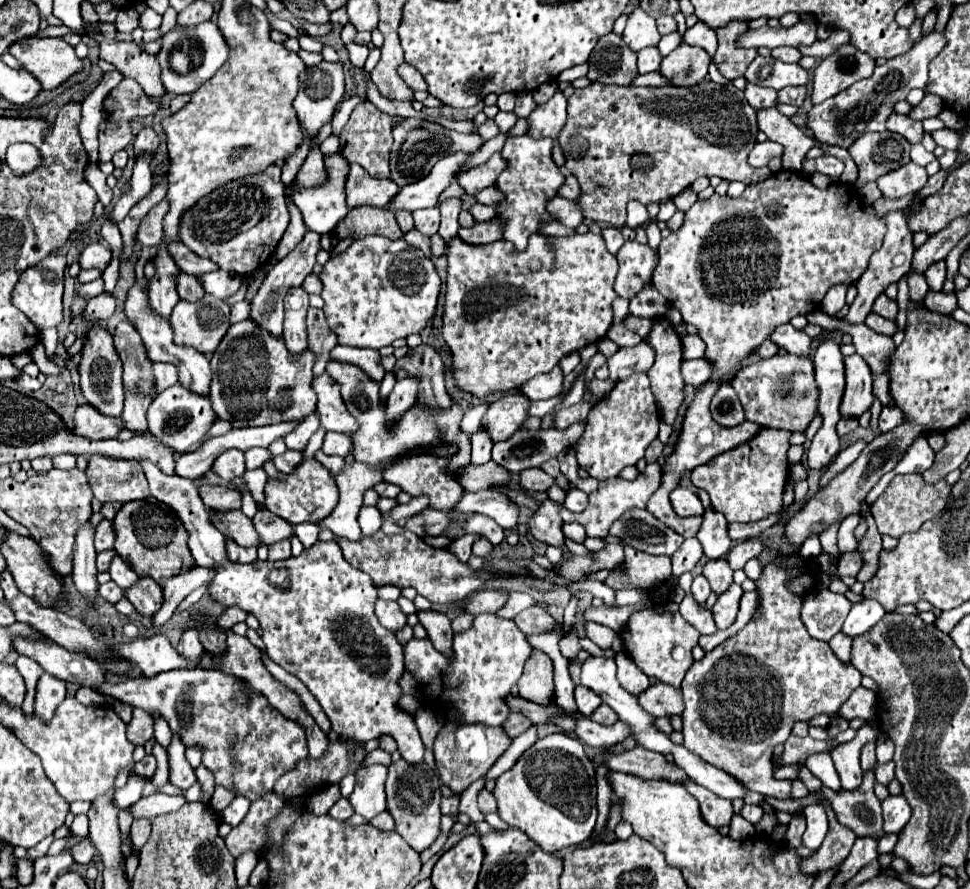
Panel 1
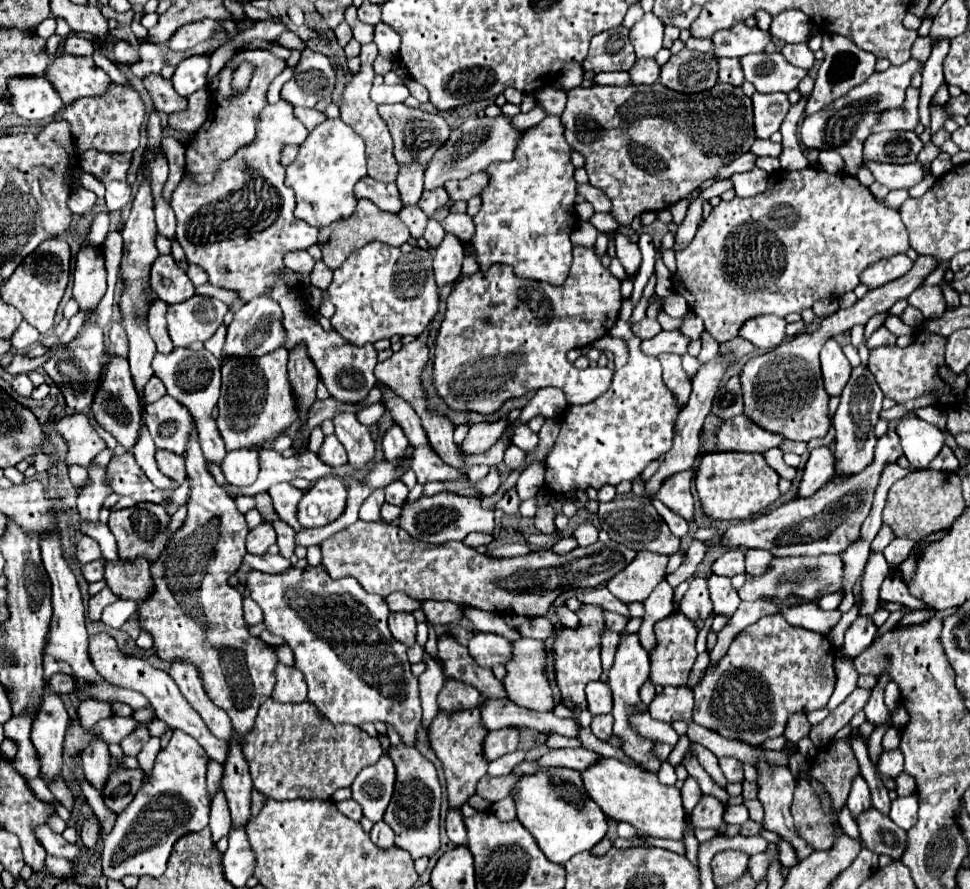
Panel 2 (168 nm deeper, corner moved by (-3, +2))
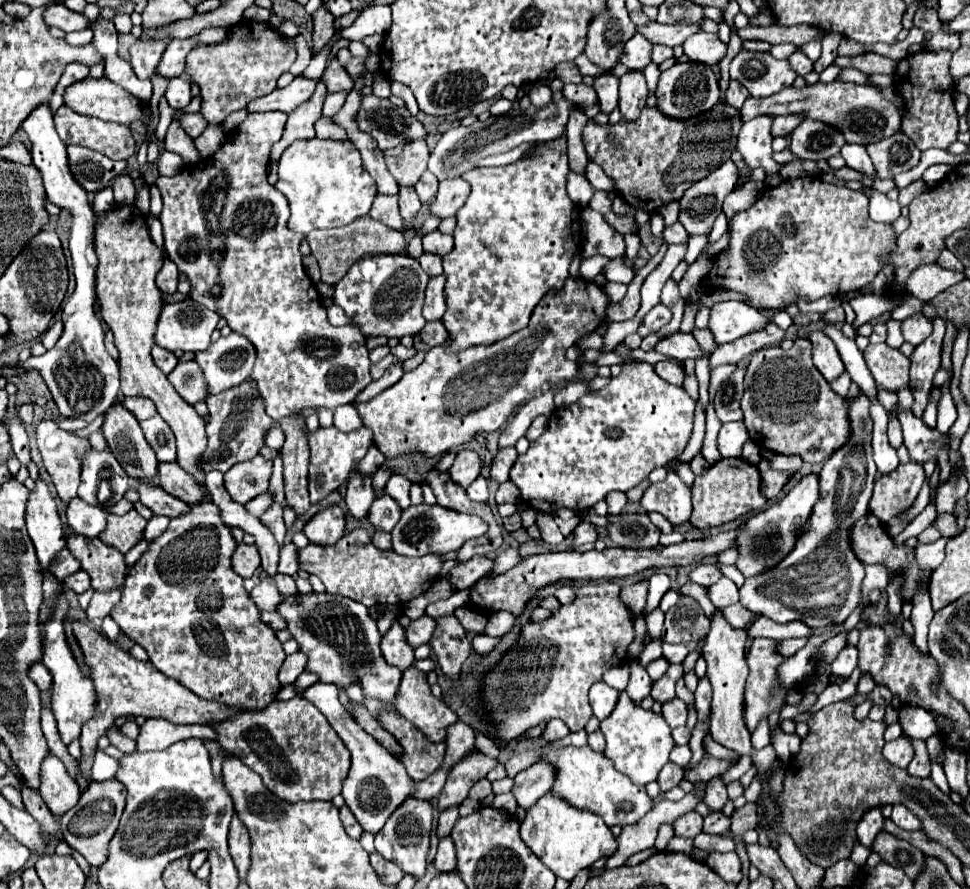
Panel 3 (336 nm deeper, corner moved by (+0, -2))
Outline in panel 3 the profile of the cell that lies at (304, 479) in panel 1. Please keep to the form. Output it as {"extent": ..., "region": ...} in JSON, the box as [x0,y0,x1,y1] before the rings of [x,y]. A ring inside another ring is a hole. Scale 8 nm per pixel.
{"extent":[303,505,345,545],"region":[[[329,505],[317,515],[313,515],[307,523],[303,533],[311,543],[319,545],[333,545],[345,533],[345,513],[339,505]]]}

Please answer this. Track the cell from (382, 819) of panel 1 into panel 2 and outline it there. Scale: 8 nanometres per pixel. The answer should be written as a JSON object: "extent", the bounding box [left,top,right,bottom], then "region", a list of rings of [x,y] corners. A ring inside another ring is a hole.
{"extent":[370,821,392,849],"region":[[[378,821],[378,823],[374,823],[374,827],[370,831],[370,839],[376,847],[388,849],[388,847],[392,847],[392,829],[388,829],[388,825],[384,825],[384,821]]]}

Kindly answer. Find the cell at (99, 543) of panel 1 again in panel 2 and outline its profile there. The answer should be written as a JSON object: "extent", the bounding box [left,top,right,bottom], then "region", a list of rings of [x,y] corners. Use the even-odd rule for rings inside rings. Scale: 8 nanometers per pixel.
{"extent":[76,537,102,565],"region":[[[82,537],[76,545],[76,559],[80,565],[86,565],[90,561],[96,561],[100,559],[102,553],[100,553],[100,547],[96,545],[96,541],[90,541],[90,537]]]}

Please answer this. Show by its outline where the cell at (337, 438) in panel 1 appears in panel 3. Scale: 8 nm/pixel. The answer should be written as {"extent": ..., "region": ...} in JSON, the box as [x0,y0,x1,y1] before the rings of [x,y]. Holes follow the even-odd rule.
{"extent":[307,427,373,503],"region":[[[321,427],[315,433],[307,433],[307,441],[309,441],[309,449],[311,449],[309,495],[311,495],[311,501],[315,503],[315,501],[321,501],[323,497],[327,497],[339,485],[343,485],[343,479],[349,477],[353,463],[363,459],[367,449],[371,447],[373,433],[369,433],[369,429],[365,429],[365,427],[351,431],[351,433],[341,433],[335,427],[329,427],[329,429]]]}

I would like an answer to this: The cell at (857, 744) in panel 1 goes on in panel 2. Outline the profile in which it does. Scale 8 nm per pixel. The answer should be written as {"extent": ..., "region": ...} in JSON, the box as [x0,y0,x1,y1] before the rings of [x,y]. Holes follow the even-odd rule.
{"extent":[848,777,872,821],"region":[[[856,777],[854,785],[852,785],[852,791],[850,791],[850,797],[848,797],[848,809],[850,809],[852,819],[856,821],[870,807],[872,807],[870,789],[868,789],[868,785],[862,777]]]}

